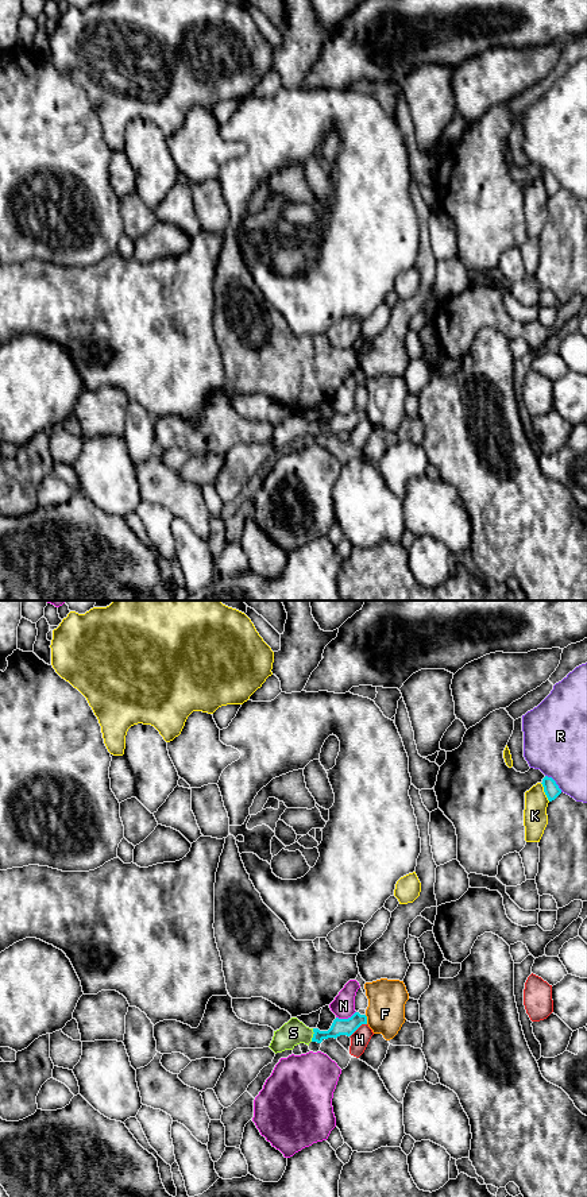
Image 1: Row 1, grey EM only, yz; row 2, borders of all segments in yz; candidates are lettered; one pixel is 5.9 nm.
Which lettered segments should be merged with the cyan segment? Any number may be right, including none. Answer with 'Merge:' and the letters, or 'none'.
Merge: S

